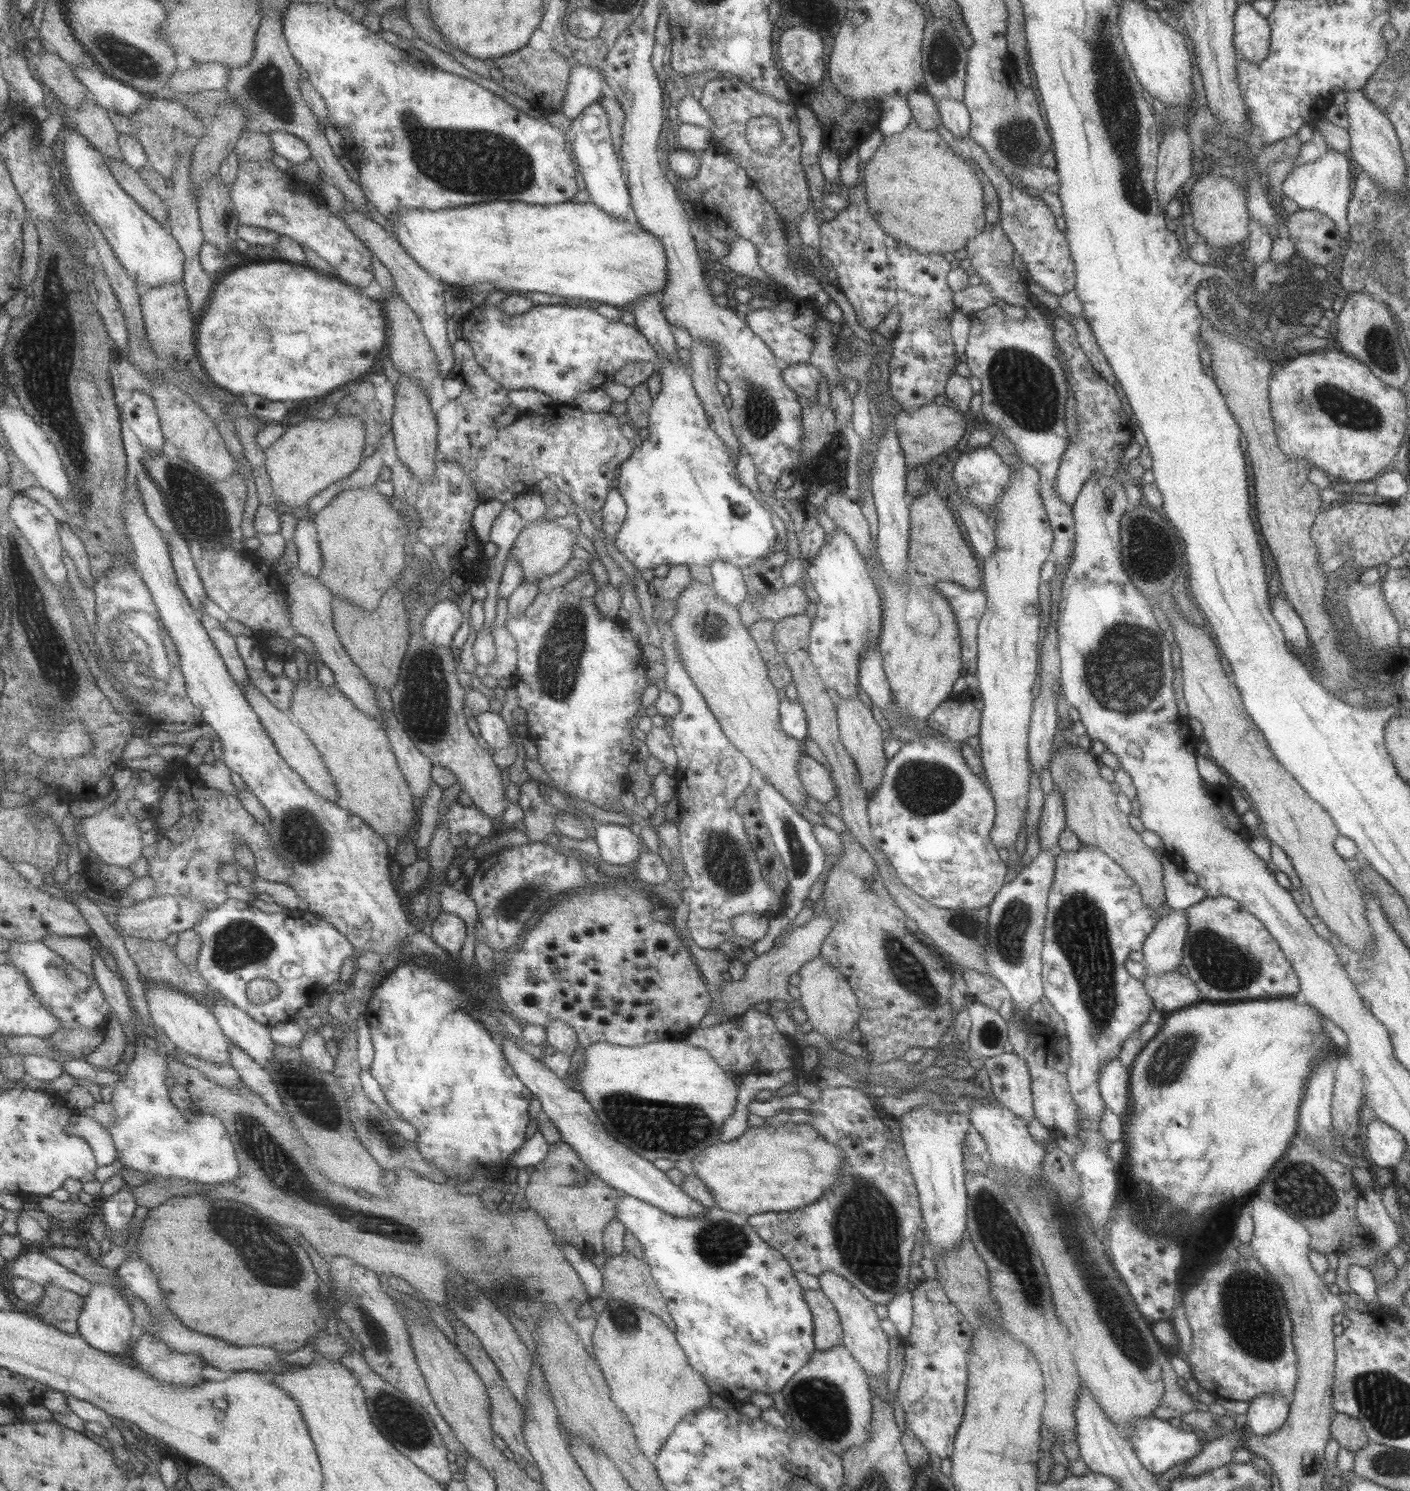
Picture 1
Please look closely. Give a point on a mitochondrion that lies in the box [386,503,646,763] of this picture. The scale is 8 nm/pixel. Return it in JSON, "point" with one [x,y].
{"point":[560,652]}

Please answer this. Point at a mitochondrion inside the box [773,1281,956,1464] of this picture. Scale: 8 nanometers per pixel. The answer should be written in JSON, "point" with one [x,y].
{"point":[820,1404]}

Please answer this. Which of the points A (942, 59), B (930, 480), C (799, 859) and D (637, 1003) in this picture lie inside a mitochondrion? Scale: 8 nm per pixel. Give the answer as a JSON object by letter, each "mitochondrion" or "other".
{"A":"mitochondrion","B":"other","C":"mitochondrion","D":"other"}

